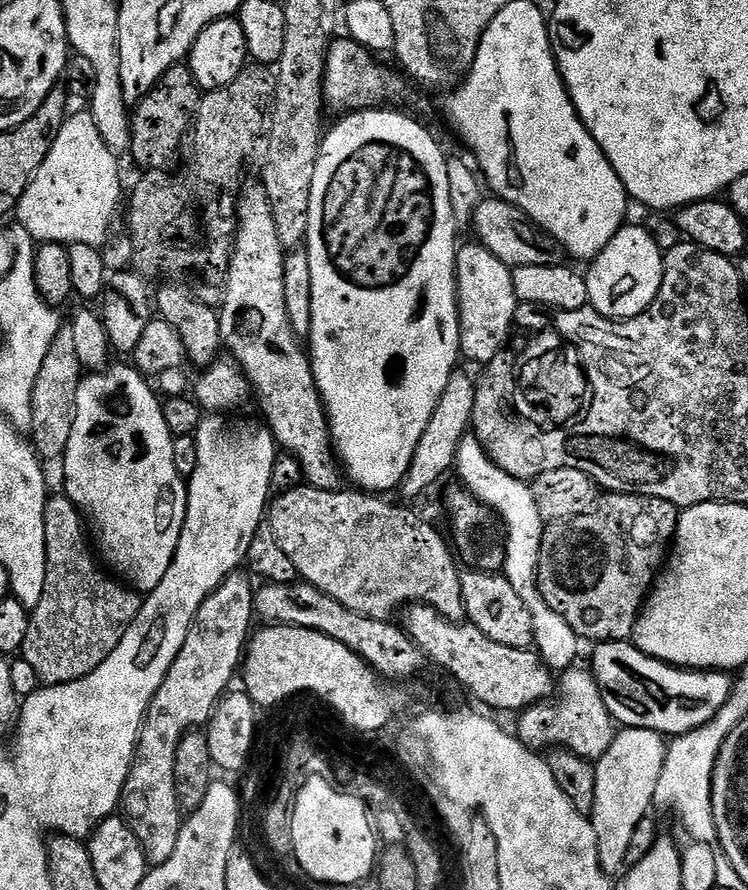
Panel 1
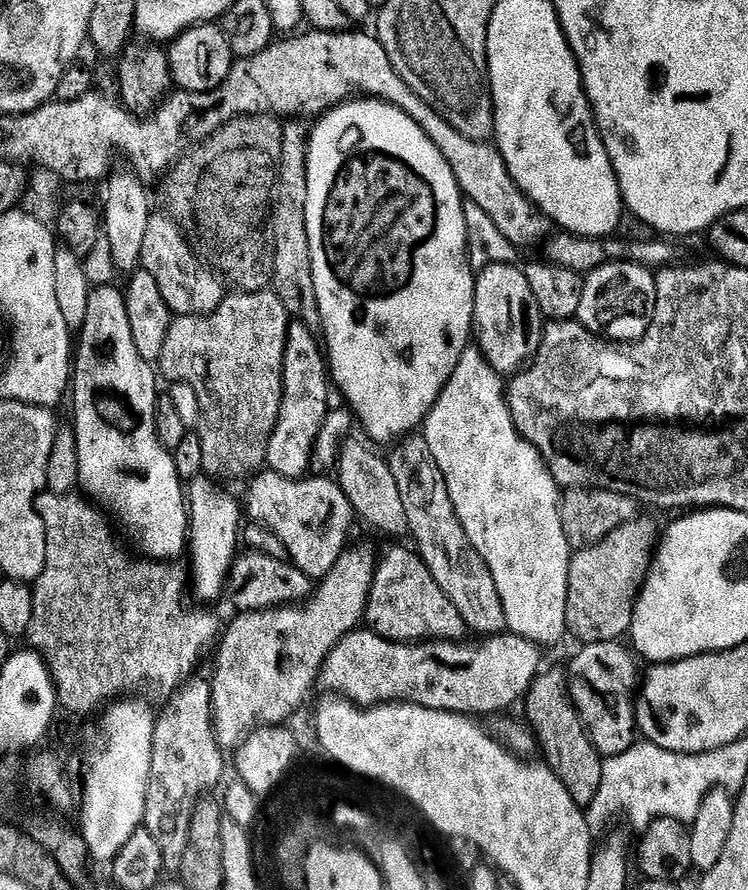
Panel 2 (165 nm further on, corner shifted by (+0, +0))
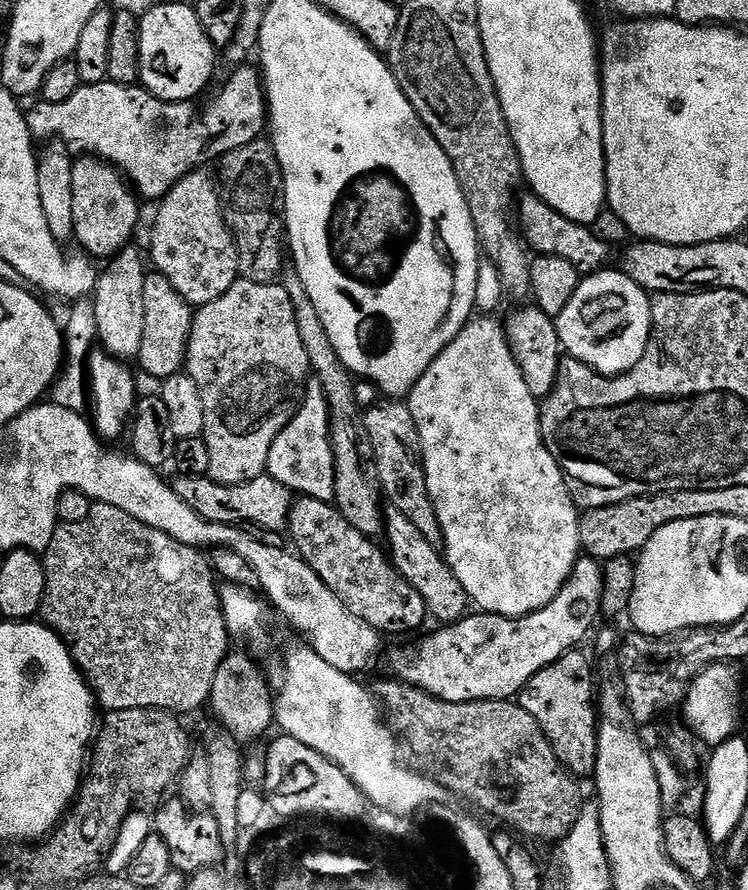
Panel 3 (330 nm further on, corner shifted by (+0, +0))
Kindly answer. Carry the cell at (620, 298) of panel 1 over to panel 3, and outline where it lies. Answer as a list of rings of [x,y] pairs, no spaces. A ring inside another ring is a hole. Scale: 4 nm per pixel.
[[[608,271],[585,275],[555,322],[560,347],[571,359],[590,366],[601,376],[621,376],[640,361],[646,350],[652,333],[652,300],[624,272]]]

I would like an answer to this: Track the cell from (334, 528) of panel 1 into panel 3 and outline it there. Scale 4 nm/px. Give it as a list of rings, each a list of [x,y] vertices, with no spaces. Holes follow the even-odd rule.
[[[265,474],[241,484],[219,484],[202,476],[177,475],[175,479],[174,487],[178,498],[182,498],[182,502],[190,506],[190,510],[202,514],[202,518],[210,522],[252,525],[278,533],[283,533],[288,527],[288,515],[294,496],[273,476]]]

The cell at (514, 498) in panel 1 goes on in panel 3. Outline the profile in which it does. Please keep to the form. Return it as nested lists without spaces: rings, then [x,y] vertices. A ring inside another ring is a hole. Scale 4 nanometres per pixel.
[[[480,314],[469,320],[467,326],[430,362],[426,374],[418,378],[418,382],[412,387],[406,397],[406,403],[410,414],[414,414],[414,422],[420,431],[420,445],[424,453],[424,469],[426,470],[426,486],[430,490],[430,498],[434,502],[434,510],[438,514],[440,529],[444,535],[442,555],[448,561],[458,582],[466,590],[469,601],[479,611],[498,614],[499,616],[525,616],[531,612],[542,610],[556,597],[558,590],[568,581],[572,574],[572,567],[581,559],[580,547],[580,518],[581,513],[576,512],[576,504],[568,493],[570,487],[563,470],[558,466],[554,454],[544,446],[542,430],[540,429],[540,404],[538,397],[530,394],[530,386],[522,378],[522,370],[514,358],[514,354],[508,345],[508,333],[505,325],[500,324],[488,314]]]

